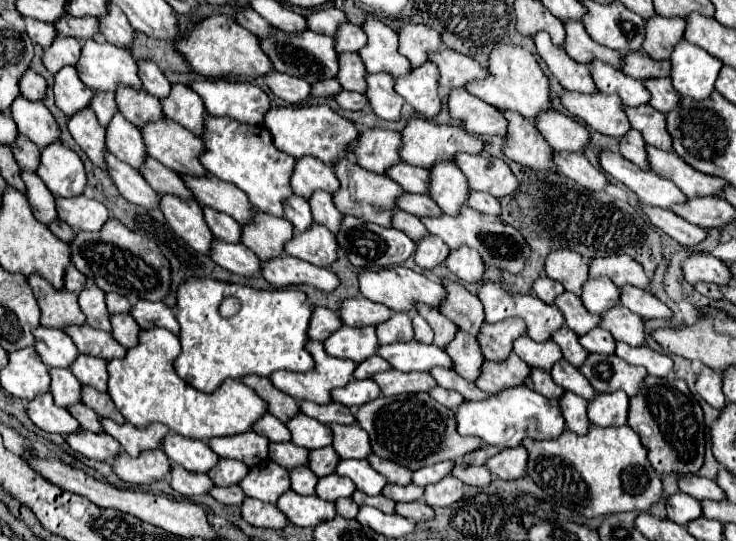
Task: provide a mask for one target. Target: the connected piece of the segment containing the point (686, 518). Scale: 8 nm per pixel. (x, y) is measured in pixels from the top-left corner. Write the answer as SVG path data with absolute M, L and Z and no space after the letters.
M676 493L668 497L668 519L678 525L688 525L694 519L702 517L702 503L686 493Z

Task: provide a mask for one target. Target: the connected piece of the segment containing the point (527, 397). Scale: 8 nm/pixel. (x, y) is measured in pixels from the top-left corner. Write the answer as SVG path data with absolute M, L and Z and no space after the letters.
M526 385L514 387L512 391L504 391L496 397L488 397L486 401L464 401L456 411L456 423L460 435L480 437L486 445L496 445L498 449L518 447L526 437L556 439L566 429L558 401L546 399L536 391L530 391Z

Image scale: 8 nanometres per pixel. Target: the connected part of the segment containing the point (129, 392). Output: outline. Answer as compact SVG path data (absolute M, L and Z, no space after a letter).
M158 327L142 331L138 345L128 349L124 359L108 361L108 393L118 411L134 427L146 429L152 423L162 423L178 435L210 441L214 437L250 431L252 425L268 411L266 401L260 399L256 391L246 387L242 381L222 383L222 391L214 391L214 395L202 395L202 391L194 391L194 387L184 383L174 369L174 361L178 359L178 355L178 337Z

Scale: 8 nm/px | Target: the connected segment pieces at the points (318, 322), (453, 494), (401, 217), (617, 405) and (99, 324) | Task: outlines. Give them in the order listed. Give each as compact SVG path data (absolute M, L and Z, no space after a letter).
M316 307L314 313L312 313L312 319L310 319L308 337L314 339L314 341L324 341L324 339L330 337L330 333L338 331L342 325L344 323L342 323L342 319L338 317L336 311Z
M448 475L446 479L428 485L424 493L424 501L430 507L450 507L458 503L462 497L464 497L464 483L454 475Z
M402 209L394 211L394 227L400 229L402 233L406 233L412 241L420 241L420 239L428 237L428 231L426 231L424 223L418 217L414 217L414 215L410 215Z
M614 391L610 395L596 395L588 403L588 417L598 427L620 427L628 421L630 397L624 391Z
M88 285L80 295L78 295L80 309L86 315L86 323L94 329L100 331L112 331L110 325L110 313L106 311L106 293L100 287Z

